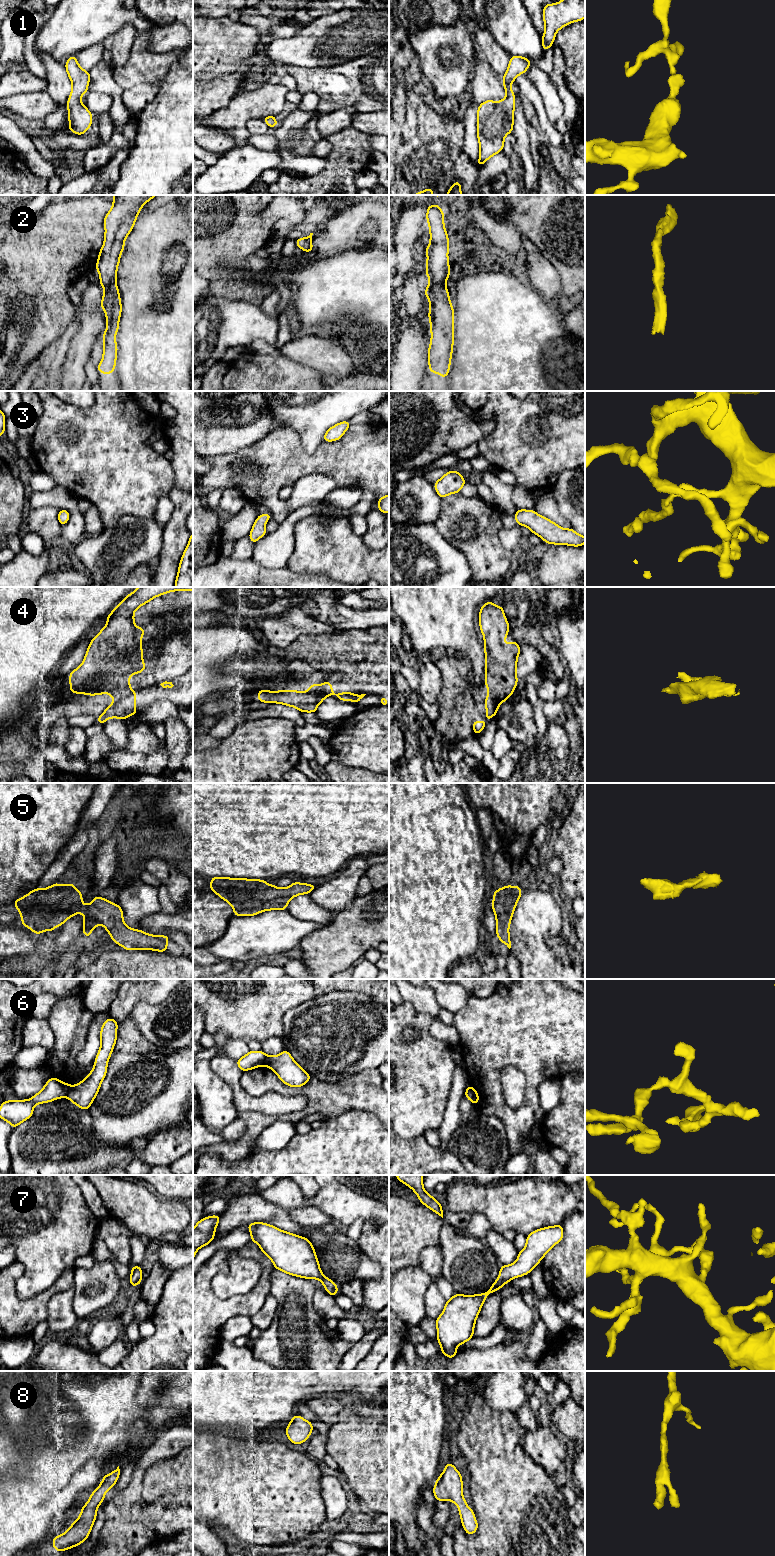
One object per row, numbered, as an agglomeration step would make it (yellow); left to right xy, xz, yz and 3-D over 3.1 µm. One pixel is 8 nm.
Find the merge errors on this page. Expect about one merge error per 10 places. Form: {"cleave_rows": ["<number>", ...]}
{"cleave_rows": ["4", "6"]}

